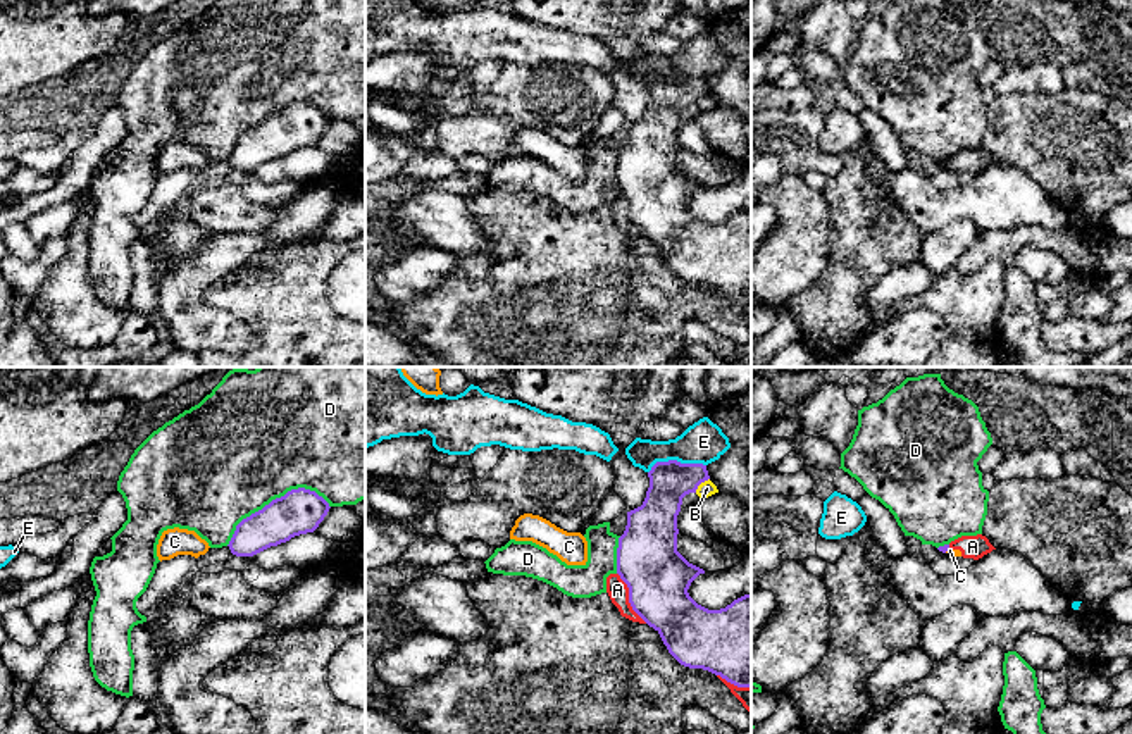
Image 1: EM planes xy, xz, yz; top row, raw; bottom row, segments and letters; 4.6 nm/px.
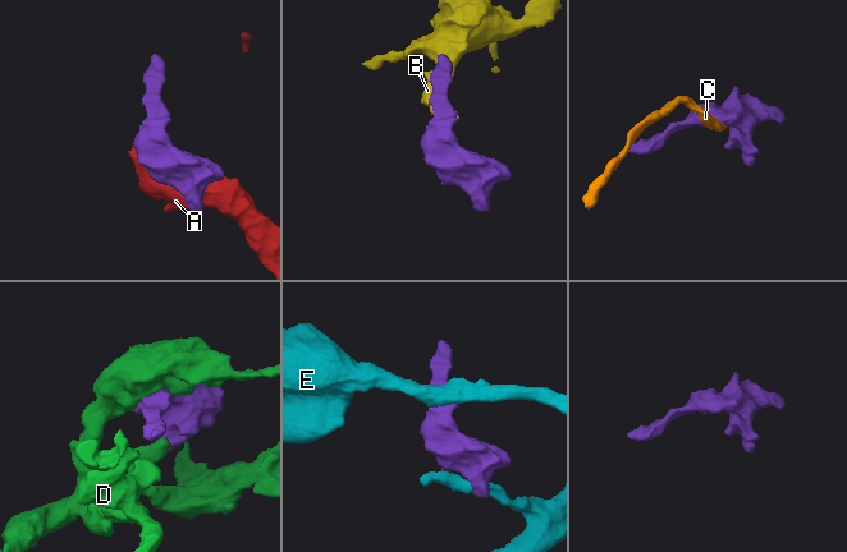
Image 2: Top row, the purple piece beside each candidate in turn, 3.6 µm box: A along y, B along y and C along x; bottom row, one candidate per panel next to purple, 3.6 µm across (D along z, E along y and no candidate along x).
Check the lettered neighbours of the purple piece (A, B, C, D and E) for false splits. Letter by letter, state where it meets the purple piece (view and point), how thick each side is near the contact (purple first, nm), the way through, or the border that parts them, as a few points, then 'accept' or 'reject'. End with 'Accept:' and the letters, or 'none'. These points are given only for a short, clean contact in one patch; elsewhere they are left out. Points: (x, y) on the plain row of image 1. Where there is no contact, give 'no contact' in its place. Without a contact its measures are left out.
A: xz (629, 212) | 300/100 nm | reject
B: xz (700, 97) | 190/70 nm | reject
C: yz (946, 164) | 40/30 nm | along yz (950, 162), (945, 166) | reject
D: xy (273, 114) | 220/500 nm | reject
E: xz (676, 74) | 190/200 nm | reject
Accept: none

